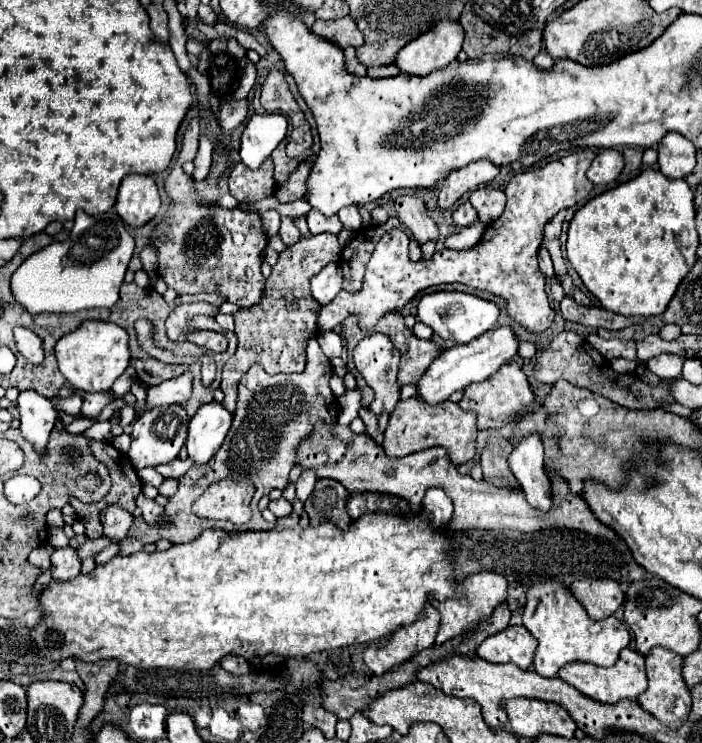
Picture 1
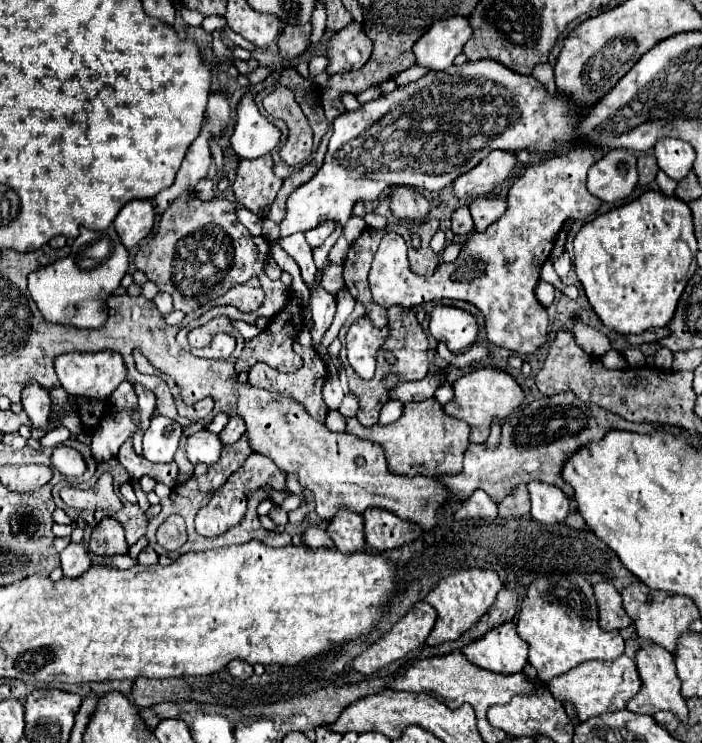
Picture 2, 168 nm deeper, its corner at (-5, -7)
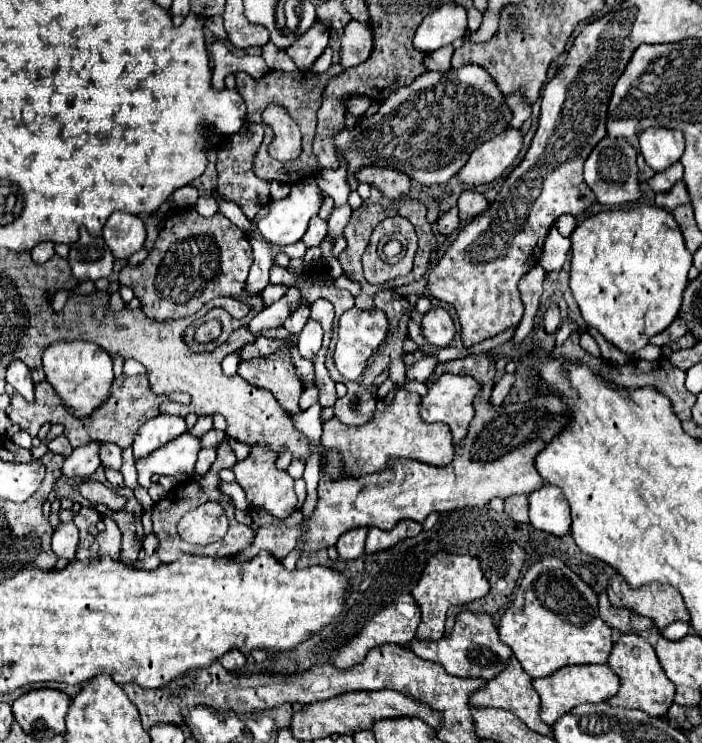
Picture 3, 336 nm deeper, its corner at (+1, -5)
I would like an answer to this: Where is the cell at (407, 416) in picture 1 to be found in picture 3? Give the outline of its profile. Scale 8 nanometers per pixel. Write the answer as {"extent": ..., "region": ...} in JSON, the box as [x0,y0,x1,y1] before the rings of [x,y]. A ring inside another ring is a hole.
{"extent":[321,389,453,477],"region":[[[399,389],[391,405],[385,405],[385,401],[379,399],[373,419],[363,427],[347,427],[335,417],[329,419],[323,425],[321,445],[323,449],[335,449],[341,455],[343,477],[359,477],[383,471],[387,467],[387,461],[399,457],[417,459],[435,467],[449,465],[453,461],[451,431],[443,423],[425,423],[419,417],[419,401],[421,397],[417,393]]]}

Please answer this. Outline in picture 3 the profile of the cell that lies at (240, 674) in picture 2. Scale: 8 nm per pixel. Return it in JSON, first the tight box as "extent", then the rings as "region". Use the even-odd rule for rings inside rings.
{"extent":[219,649,247,671],"region":[[[231,649],[229,653],[225,653],[225,657],[219,659],[219,663],[221,663],[227,671],[237,671],[237,669],[243,669],[243,667],[245,667],[247,657],[241,655],[239,649]]]}

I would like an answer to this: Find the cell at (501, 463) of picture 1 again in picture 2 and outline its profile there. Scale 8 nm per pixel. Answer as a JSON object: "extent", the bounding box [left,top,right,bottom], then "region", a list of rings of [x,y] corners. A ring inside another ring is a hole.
{"extent":[499,487,529,517],"region":[[[515,487],[515,491],[511,491],[511,495],[507,495],[501,503],[499,503],[499,517],[521,517],[529,513],[529,493],[527,487]]]}

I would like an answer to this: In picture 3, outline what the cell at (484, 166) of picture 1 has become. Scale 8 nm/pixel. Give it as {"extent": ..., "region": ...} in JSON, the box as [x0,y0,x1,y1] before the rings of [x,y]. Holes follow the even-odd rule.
{"extent":[457,129,523,185],"region":[[[505,129],[505,133],[499,133],[493,137],[493,141],[487,141],[485,145],[479,145],[471,155],[461,173],[457,173],[459,181],[465,185],[483,185],[495,181],[507,167],[513,165],[519,151],[523,147],[523,135],[519,129]]]}

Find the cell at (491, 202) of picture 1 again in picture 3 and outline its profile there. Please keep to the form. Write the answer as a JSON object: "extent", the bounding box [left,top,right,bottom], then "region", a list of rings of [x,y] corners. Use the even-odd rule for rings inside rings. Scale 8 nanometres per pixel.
{"extent":[459,191,487,221],"region":[[[463,191],[459,197],[459,217],[461,221],[469,221],[487,209],[487,199],[477,191]]]}

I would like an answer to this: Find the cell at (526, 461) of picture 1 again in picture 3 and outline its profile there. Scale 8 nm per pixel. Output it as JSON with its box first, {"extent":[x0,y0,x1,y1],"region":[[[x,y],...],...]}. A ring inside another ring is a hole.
{"extent":[529,485,571,537],"region":[[[543,485],[529,495],[529,521],[535,529],[551,533],[555,537],[565,537],[571,533],[571,513],[569,503],[561,489],[553,485]]]}

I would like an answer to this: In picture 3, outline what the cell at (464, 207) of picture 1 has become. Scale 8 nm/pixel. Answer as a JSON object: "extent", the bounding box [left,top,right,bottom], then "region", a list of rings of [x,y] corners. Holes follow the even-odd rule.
{"extent":[437,207,459,235],"region":[[[457,207],[449,209],[445,215],[441,215],[437,219],[437,231],[443,235],[451,235],[455,229],[459,227],[459,215],[457,215]]]}

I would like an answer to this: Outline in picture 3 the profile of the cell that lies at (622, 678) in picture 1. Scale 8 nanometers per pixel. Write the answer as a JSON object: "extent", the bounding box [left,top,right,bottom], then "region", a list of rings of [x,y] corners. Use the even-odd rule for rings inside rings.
{"extent":[533,665,619,725],"region":[[[573,665],[573,667],[561,667],[557,673],[543,677],[543,679],[533,679],[533,687],[541,697],[541,721],[551,725],[557,721],[563,713],[569,713],[573,707],[581,703],[603,703],[609,697],[613,697],[619,691],[619,679],[611,671],[609,665]]]}

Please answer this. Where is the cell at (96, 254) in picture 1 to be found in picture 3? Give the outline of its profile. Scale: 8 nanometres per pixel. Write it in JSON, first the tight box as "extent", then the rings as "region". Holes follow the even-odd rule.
{"extent":[67,227,115,281],"region":[[[85,227],[79,229],[79,241],[71,245],[71,253],[67,259],[71,263],[73,275],[79,281],[83,279],[97,281],[101,277],[109,277],[113,269],[113,261],[115,261],[103,237],[89,235]]]}

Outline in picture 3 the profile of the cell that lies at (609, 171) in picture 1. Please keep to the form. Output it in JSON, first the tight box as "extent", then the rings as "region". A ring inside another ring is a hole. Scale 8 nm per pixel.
{"extent":[585,137,641,207],"region":[[[605,137],[587,157],[585,161],[585,183],[595,193],[595,199],[605,207],[619,207],[627,203],[635,203],[641,197],[639,181],[637,181],[637,151],[627,139]]]}

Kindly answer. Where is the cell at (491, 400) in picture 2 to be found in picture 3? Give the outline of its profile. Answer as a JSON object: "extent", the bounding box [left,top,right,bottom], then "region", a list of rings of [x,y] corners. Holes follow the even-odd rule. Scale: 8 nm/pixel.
{"extent":[421,373,481,443],"region":[[[445,373],[441,375],[435,383],[431,383],[427,387],[427,393],[421,397],[421,419],[427,423],[433,421],[441,421],[445,425],[449,425],[451,435],[453,435],[453,443],[459,443],[465,435],[467,435],[467,427],[473,419],[473,399],[475,395],[481,391],[479,383],[467,375],[453,375],[453,373]]]}

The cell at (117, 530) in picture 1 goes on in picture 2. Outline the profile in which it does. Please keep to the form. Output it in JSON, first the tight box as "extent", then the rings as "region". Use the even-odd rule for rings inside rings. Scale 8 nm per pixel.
{"extent":[89,517,129,555],"region":[[[103,517],[101,523],[91,533],[89,549],[99,555],[115,555],[115,553],[127,553],[129,545],[125,541],[125,531],[119,521],[113,517]]]}

